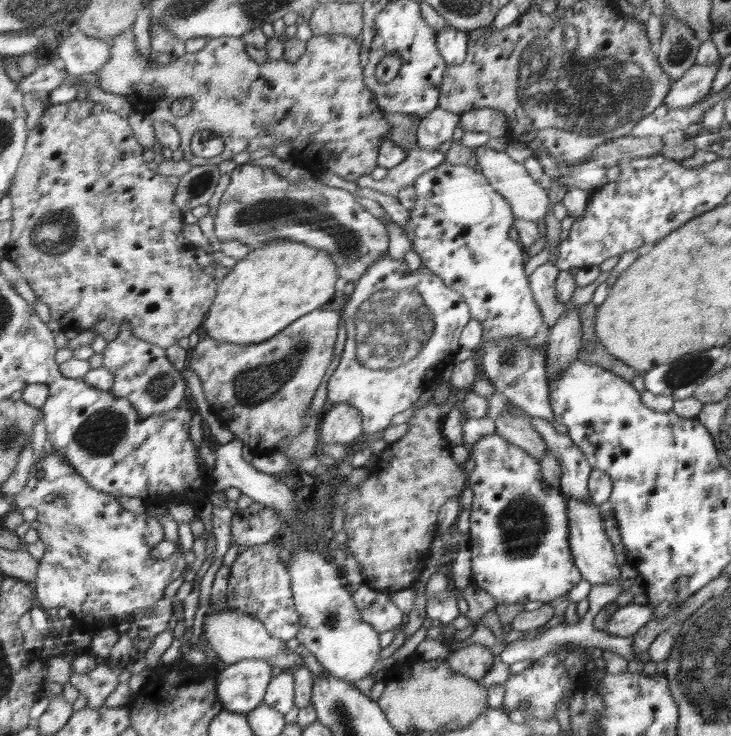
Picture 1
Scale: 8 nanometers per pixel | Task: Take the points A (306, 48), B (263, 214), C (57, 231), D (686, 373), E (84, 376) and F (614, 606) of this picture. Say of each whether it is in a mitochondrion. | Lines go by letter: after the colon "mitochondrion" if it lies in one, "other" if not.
A: other
B: mitochondrion
C: mitochondrion
D: mitochondrion
E: other
F: other

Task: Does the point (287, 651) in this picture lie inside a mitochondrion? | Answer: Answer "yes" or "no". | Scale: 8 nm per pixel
no

